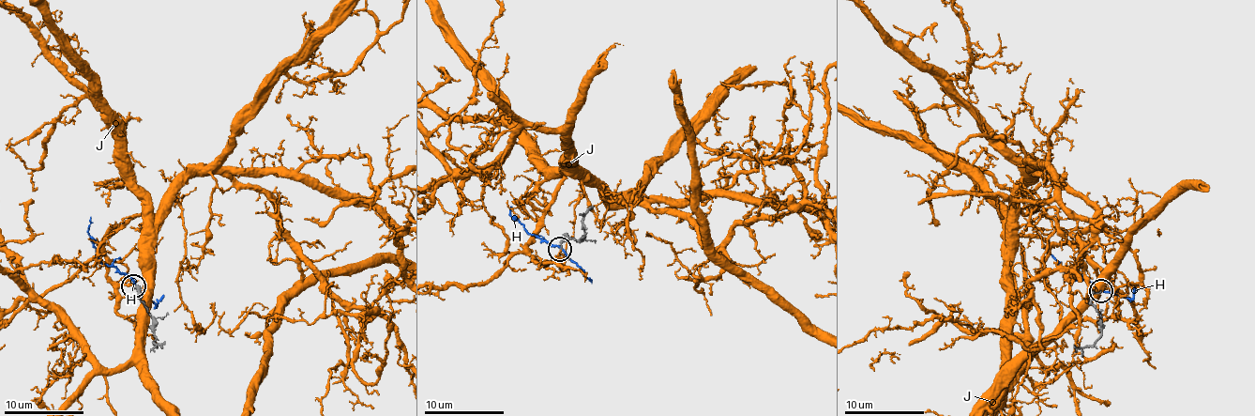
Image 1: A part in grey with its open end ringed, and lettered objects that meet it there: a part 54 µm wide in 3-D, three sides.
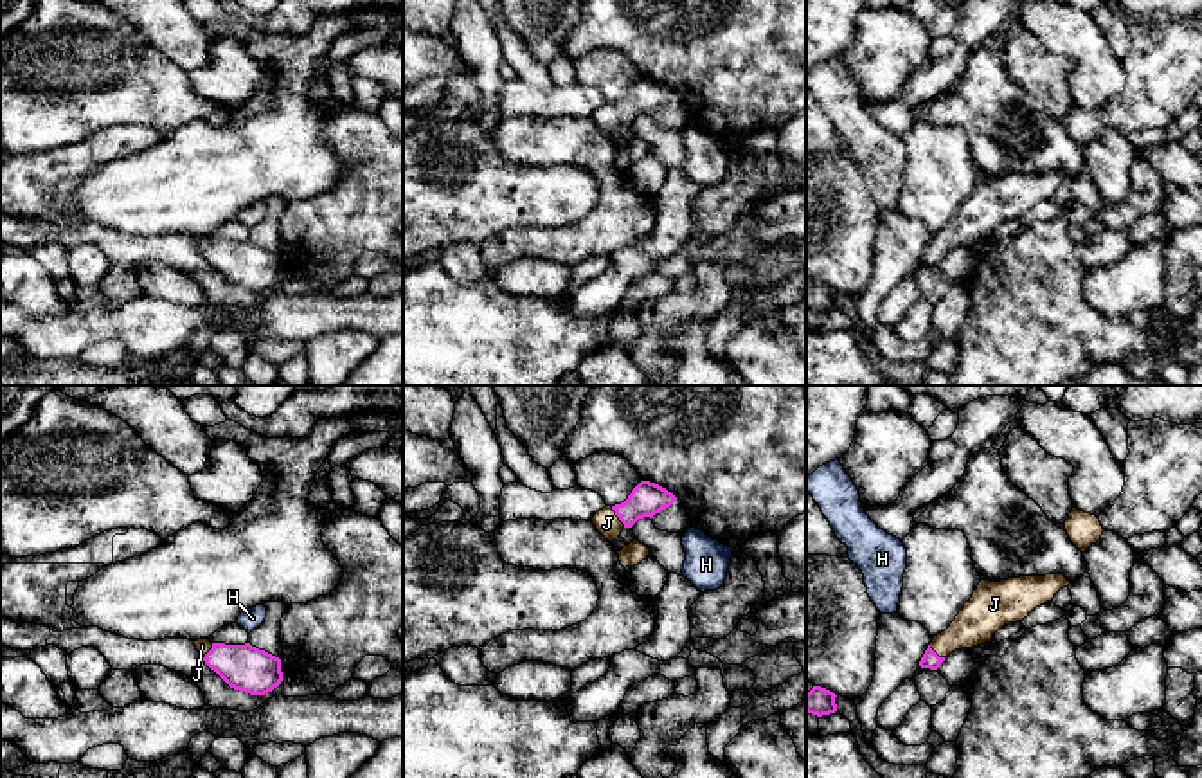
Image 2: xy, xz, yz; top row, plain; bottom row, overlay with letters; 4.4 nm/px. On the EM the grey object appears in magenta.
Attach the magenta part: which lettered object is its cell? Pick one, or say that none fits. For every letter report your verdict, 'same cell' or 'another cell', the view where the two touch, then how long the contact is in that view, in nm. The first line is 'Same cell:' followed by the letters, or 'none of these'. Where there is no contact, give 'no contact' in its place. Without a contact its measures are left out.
Same cell: J
H: another cell; no contact
J: same cell; contact in xz; length 120 nm

